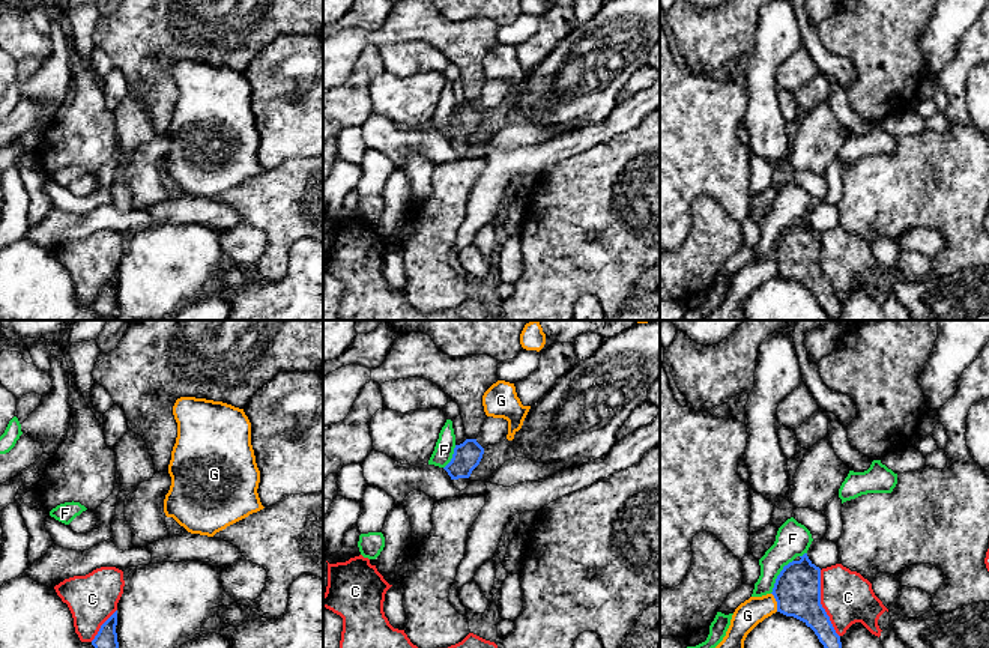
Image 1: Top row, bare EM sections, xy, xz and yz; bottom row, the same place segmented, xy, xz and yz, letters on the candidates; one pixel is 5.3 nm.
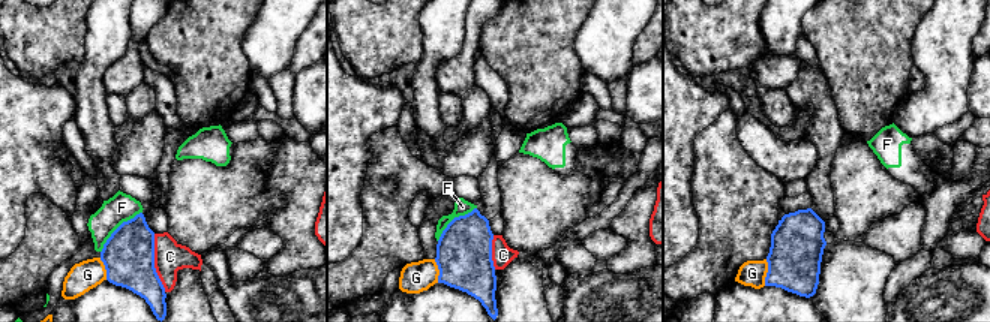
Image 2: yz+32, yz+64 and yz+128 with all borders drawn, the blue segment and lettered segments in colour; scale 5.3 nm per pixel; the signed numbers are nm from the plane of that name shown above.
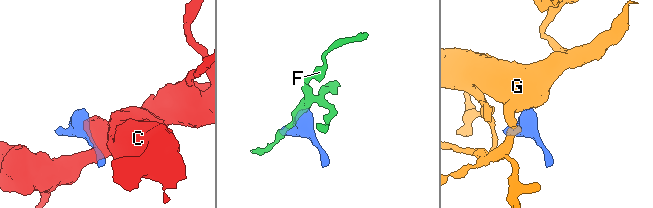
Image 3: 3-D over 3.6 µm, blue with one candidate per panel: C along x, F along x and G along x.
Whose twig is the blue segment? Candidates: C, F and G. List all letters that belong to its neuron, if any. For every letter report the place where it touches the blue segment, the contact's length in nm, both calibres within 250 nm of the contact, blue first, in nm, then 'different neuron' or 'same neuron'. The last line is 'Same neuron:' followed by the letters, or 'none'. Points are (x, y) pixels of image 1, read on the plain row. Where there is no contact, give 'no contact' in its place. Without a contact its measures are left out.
C: contact yz (819, 266); length 380 nm; calibres 260 and 280 nm; different neuron
F: contact yz (777, 239); length 220 nm; calibres 260 and 180 nm; different neuron
G: contact yz (776, 263); length 110 nm; calibres 260 and 150 nm; different neuron
Same neuron: none

